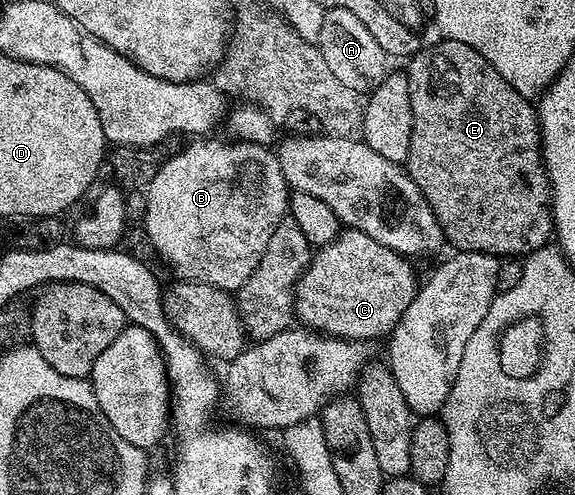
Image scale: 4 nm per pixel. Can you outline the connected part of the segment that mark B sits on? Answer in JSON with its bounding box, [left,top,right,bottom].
[146,136,288,292]

